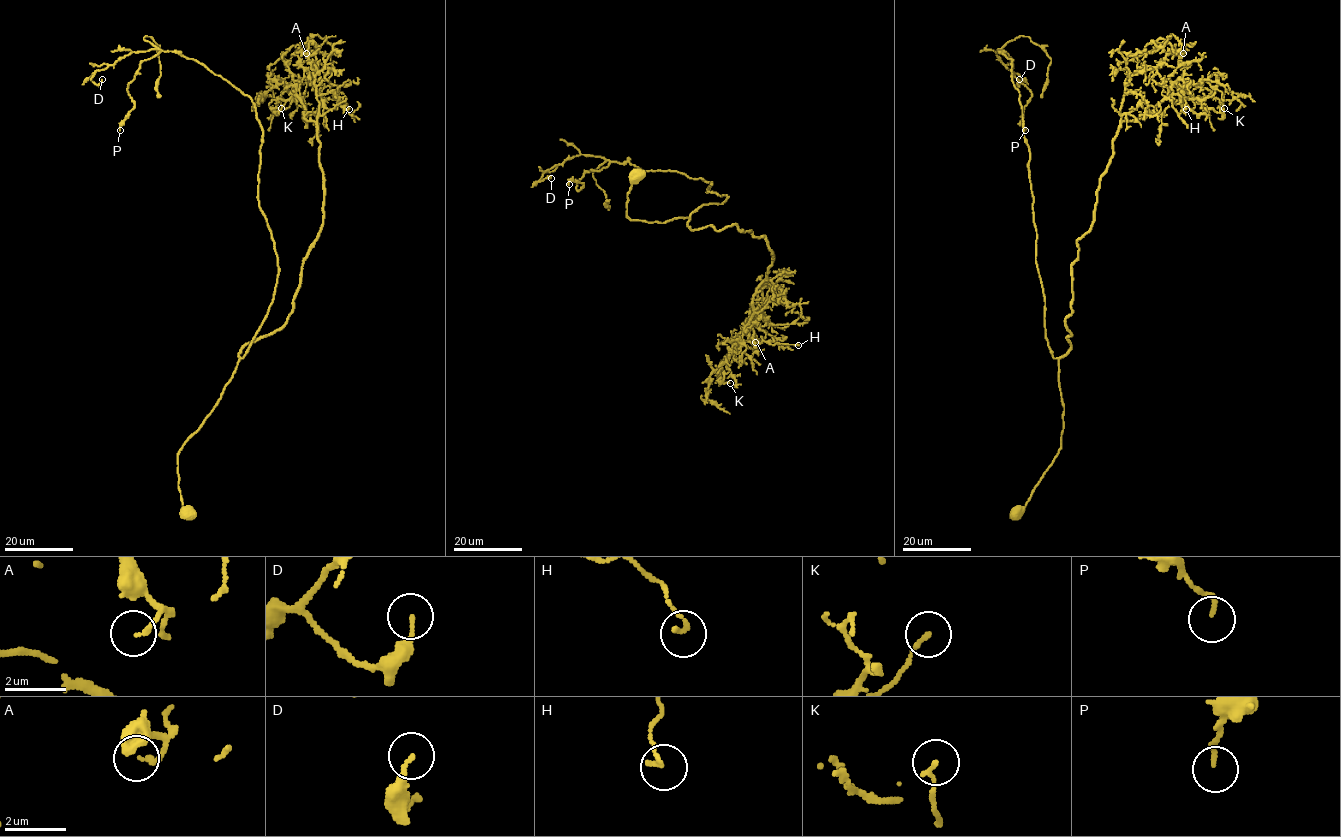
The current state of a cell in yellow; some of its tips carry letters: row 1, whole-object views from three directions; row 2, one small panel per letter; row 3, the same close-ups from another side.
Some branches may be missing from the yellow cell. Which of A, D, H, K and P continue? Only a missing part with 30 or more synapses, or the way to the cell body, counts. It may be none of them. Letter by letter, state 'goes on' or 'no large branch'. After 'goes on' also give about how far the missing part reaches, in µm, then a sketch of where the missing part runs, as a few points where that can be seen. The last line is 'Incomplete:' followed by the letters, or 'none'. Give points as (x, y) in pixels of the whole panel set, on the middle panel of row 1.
A: no large branch
D: no large branch
H: no large branch
K: no large branch
P: no large branch
Incomplete: none

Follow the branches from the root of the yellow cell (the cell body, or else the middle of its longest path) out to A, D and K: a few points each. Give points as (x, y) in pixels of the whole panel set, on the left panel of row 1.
A: (186, 512), (179, 451), (240, 350), (292, 313), (323, 223), (315, 67), (296, 52), (306, 53)
D: (186, 512), (179, 451), (278, 274), (263, 128), (250, 97), (179, 53), (132, 52), (102, 79)
K: (186, 512), (179, 451), (240, 350), (292, 313), (323, 223), (317, 124), (290, 85), (273, 114), (281, 108)

